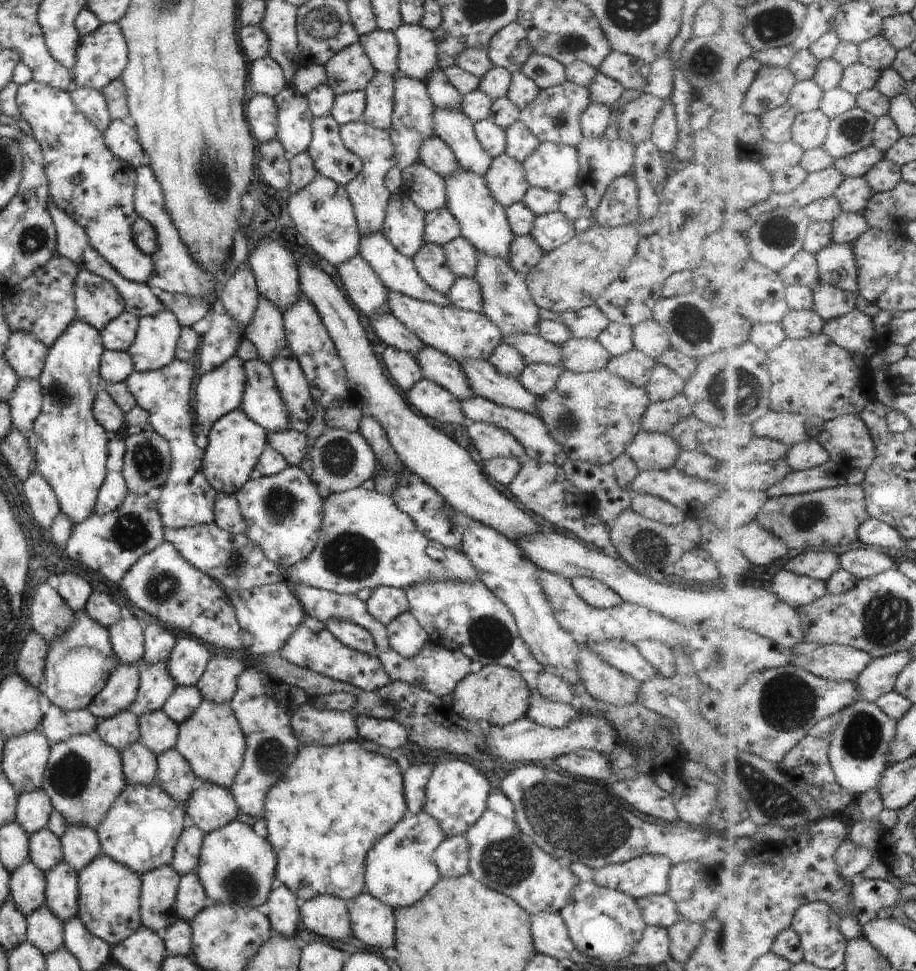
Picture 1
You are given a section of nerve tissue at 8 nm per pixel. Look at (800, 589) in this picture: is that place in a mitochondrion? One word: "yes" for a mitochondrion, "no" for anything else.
no

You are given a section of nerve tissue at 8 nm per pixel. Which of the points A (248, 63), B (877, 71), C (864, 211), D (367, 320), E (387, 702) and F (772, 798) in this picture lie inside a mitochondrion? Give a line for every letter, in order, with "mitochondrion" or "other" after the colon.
A: other
B: other
C: other
D: other
E: other
F: mitochondrion

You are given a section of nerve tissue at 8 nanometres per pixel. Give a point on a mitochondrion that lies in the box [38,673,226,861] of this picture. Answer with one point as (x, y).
(69, 777)

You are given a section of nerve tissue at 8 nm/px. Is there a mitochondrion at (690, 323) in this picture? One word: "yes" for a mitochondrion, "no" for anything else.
yes

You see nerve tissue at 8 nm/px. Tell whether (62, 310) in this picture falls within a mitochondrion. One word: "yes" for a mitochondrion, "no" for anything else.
no

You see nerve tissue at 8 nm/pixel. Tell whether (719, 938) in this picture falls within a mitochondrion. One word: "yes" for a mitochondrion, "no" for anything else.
yes

